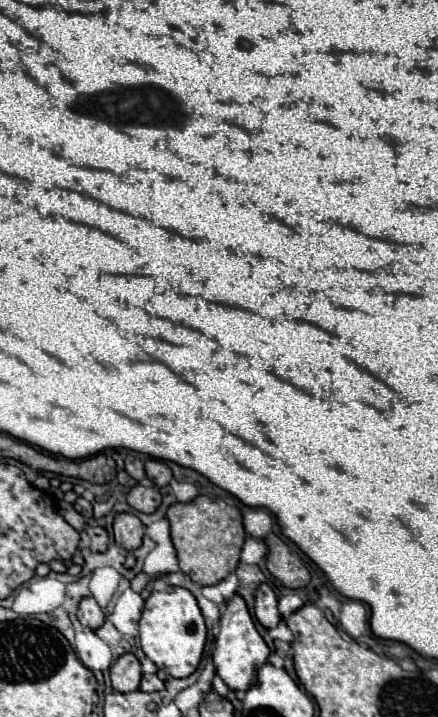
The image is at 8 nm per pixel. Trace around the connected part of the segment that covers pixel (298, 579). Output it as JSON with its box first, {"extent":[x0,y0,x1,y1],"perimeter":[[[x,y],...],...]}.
{"extent":[265,534,309,588],"perimeter":[[[269,534],[265,538],[265,544],[269,548],[267,554],[267,570],[287,588],[305,588],[309,584],[309,572],[301,564],[297,552],[293,546],[283,542],[279,536]]]}

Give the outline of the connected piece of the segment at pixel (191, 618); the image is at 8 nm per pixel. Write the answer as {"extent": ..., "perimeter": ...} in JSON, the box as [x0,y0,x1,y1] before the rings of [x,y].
{"extent":[139,586,207,678],"perimeter":[[[169,586],[163,592],[151,592],[145,600],[143,616],[139,620],[139,642],[143,652],[157,668],[165,670],[173,678],[187,678],[193,674],[201,662],[207,630],[203,614],[197,606],[197,600],[189,590],[179,586]]]}

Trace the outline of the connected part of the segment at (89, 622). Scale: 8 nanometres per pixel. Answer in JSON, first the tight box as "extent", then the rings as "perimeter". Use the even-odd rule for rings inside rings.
{"extent":[77,598,105,630],"perimeter":[[[83,598],[81,604],[79,604],[79,612],[77,612],[77,618],[83,626],[95,630],[99,626],[103,626],[105,622],[105,612],[99,608],[99,604],[95,602],[95,598]]]}

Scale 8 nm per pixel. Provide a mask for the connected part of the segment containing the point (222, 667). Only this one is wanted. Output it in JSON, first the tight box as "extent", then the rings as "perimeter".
{"extent":[213,594,271,690],"perimeter":[[[235,594],[227,602],[227,610],[221,616],[221,628],[215,638],[215,652],[213,652],[213,662],[215,670],[221,676],[221,680],[229,686],[229,690],[247,690],[253,684],[253,678],[257,676],[257,670],[267,662],[267,656],[271,650],[267,648],[265,640],[257,632],[251,614],[239,594]]]}

